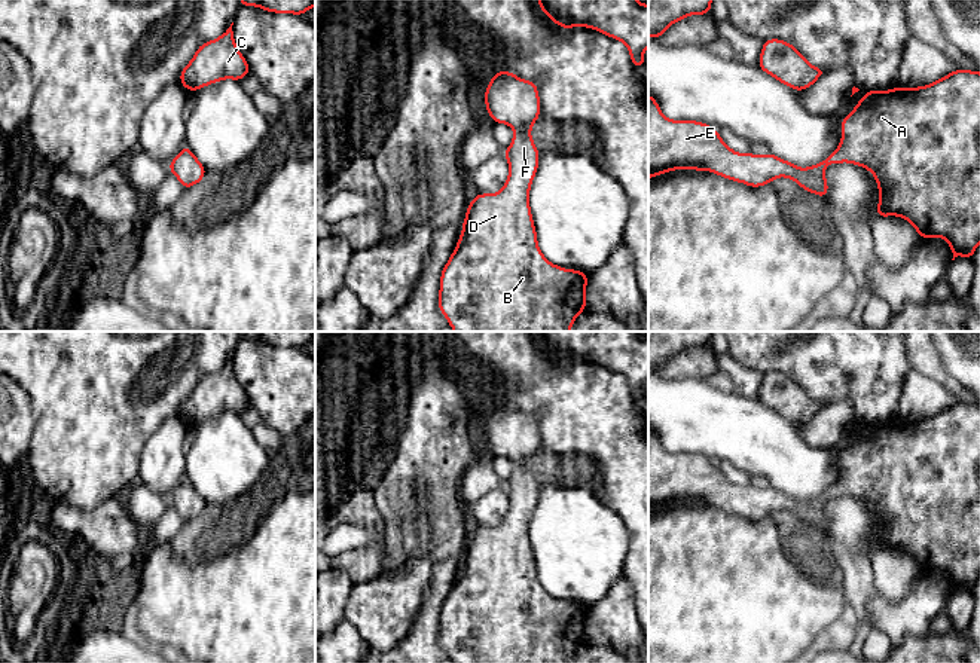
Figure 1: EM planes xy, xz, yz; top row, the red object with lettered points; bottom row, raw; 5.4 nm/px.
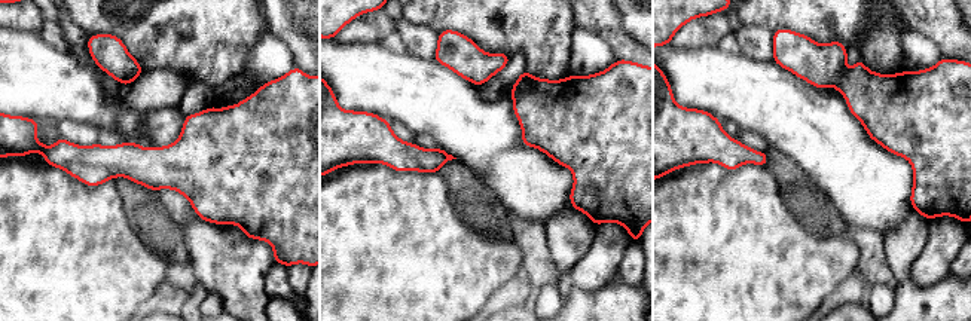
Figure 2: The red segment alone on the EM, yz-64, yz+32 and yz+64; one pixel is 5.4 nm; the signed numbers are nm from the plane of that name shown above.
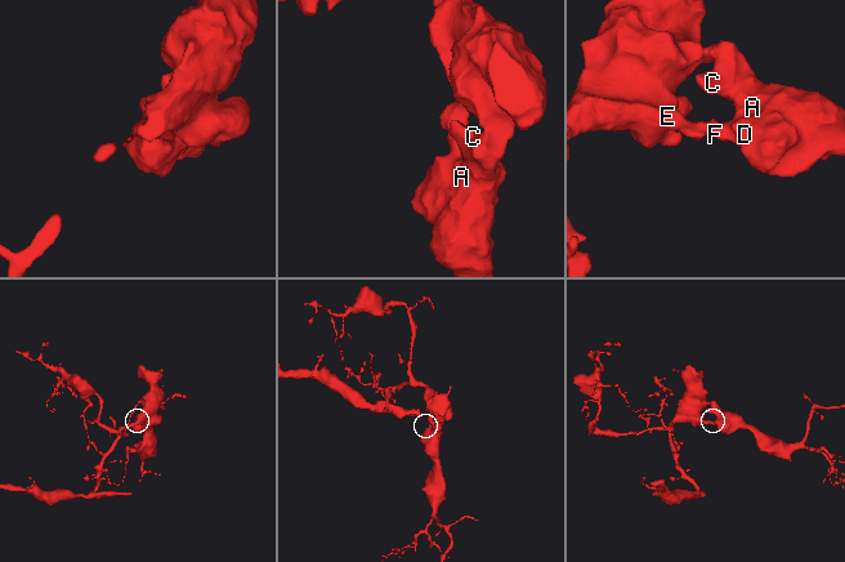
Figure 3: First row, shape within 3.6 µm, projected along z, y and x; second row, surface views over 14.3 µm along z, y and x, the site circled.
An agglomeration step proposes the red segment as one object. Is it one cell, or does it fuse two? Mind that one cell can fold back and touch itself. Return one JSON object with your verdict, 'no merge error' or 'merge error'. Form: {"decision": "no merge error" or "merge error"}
{"decision": "no merge error"}

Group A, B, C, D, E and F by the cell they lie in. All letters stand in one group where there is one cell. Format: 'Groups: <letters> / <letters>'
Groups: A B C D E F

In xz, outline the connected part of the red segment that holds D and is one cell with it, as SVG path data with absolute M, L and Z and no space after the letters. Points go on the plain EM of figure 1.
M497 404L483 427L486 444L495 456L513 461L512 477L504 483L509 511L498 526L476 526L468 537L461 569L440 608L439 644L452 663L570 663L586 642L587 608L552 598L540 584L529 541L529 522L538 502L540 485L531 470L531 459L540 450L540 430L535 415L519 412L512 404Z

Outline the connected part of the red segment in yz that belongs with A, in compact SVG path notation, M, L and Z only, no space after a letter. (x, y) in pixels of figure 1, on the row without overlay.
M955 403L943 412L919 421L865 424L855 442L842 452L842 473L836 485L819 497L799 501L772 486L752 488L733 485L718 464L697 453L671 453L660 444L659 436L648 427L648 511L674 502L711 504L749 520L761 520L778 510L794 513L802 522L825 532L828 516L825 499L849 495L868 502L879 520L877 550L898 549L910 554L922 572L940 569L952 583L955 593L964 589L973 593L980 577L980 406Z

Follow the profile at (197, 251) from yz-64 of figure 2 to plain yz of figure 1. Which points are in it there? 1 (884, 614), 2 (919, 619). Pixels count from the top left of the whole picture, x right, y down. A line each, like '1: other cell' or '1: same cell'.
1: same cell
2: same cell

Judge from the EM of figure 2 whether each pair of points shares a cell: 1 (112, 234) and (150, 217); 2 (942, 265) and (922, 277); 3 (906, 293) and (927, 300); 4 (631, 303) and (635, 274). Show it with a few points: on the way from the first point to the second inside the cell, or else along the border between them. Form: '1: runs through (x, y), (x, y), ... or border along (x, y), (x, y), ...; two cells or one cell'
1: border along (118, 193), (130, 226), (153, 251); two cells
2: runs through (937, 265), (927, 272); one cell
3: runs through (910, 297), (922, 300); one cell
4: border along (617, 274), (626, 283), (637, 286); two cells

